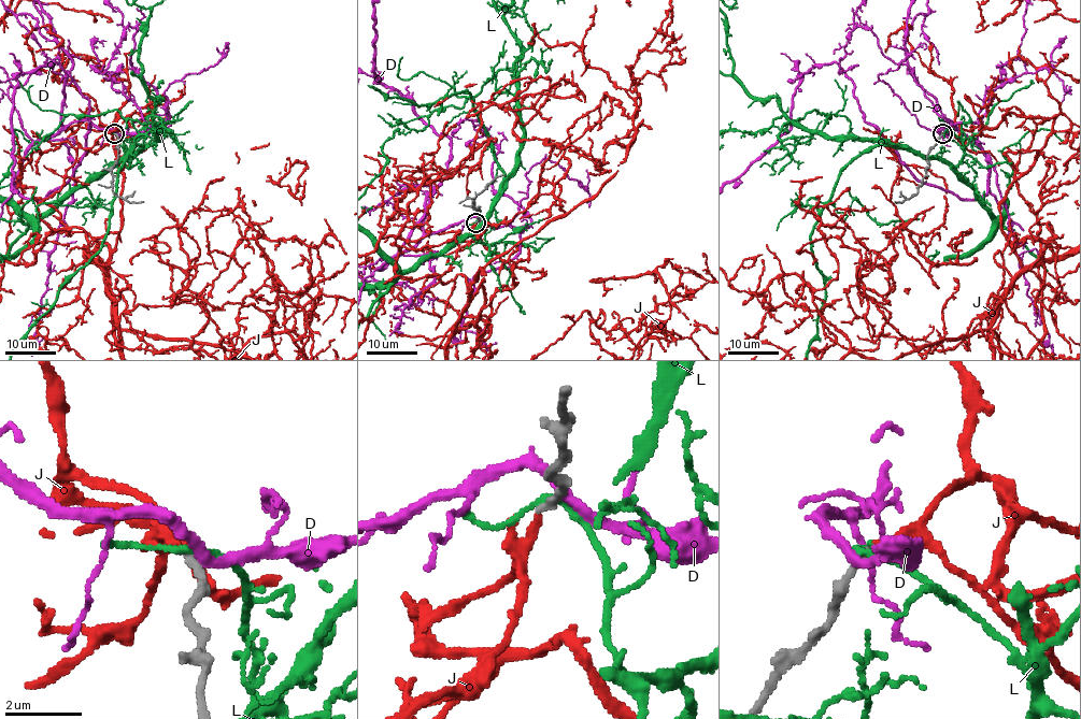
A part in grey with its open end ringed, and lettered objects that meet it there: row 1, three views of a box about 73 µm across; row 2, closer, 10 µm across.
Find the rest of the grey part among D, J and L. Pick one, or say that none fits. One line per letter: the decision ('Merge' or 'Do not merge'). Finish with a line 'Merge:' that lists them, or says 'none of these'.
D: Do not merge
J: Merge
L: Do not merge
Merge: J

